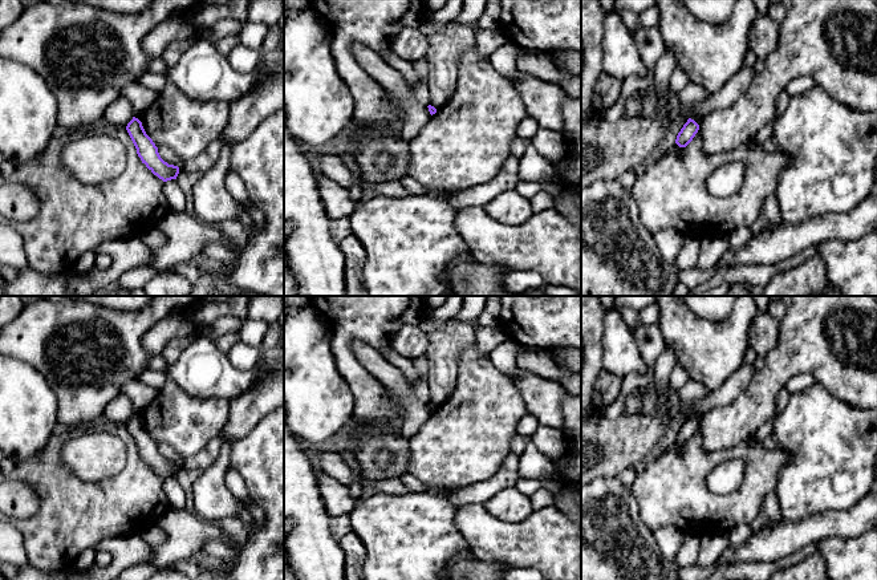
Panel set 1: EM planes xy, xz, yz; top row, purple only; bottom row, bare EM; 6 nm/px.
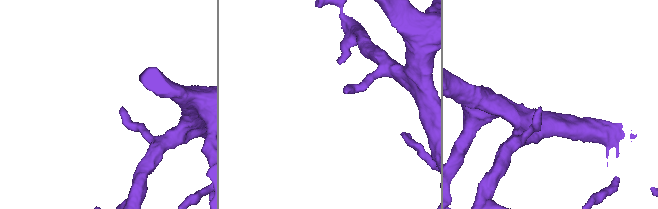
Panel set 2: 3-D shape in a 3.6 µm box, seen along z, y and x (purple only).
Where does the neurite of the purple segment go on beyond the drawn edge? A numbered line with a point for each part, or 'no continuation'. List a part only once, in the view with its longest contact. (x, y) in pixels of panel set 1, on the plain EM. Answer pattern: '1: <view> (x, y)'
no continuation

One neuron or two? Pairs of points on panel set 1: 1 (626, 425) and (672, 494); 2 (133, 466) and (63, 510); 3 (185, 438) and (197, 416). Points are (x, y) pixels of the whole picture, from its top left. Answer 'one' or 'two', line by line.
1: two
2: one
3: one

